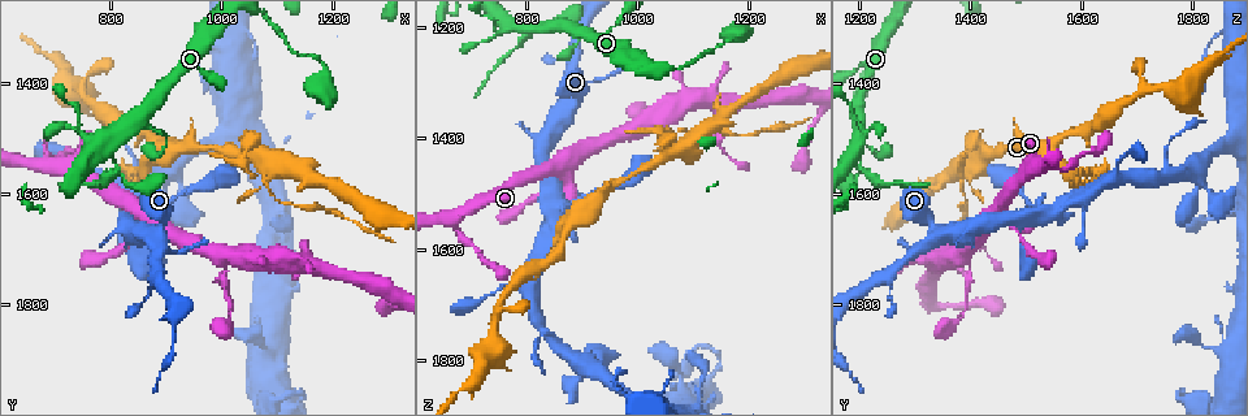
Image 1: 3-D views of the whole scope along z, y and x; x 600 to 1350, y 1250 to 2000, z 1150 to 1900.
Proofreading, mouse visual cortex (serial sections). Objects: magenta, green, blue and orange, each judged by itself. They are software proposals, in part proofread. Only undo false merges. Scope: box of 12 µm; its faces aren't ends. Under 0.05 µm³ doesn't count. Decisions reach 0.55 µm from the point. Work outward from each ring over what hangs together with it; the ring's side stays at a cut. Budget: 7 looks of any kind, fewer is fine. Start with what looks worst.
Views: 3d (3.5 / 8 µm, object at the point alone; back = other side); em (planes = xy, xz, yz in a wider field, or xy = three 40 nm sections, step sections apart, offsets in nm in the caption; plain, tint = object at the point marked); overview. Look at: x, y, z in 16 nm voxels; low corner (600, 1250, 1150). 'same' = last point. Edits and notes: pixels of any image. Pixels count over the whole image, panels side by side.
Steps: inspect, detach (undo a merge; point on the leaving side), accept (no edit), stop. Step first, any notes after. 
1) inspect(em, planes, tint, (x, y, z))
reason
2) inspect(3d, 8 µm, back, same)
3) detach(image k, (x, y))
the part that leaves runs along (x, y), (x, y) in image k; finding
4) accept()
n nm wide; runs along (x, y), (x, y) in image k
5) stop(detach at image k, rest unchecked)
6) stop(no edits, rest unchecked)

inspect(3d, 8 µm, (815, 1550, 1205))
three arms meet

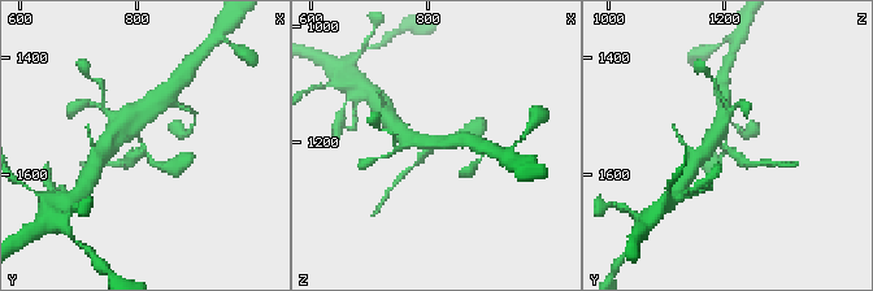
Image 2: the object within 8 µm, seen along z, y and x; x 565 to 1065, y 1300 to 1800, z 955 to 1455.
inspect(3d, 3.5 µm, (805, 1550, 1205))

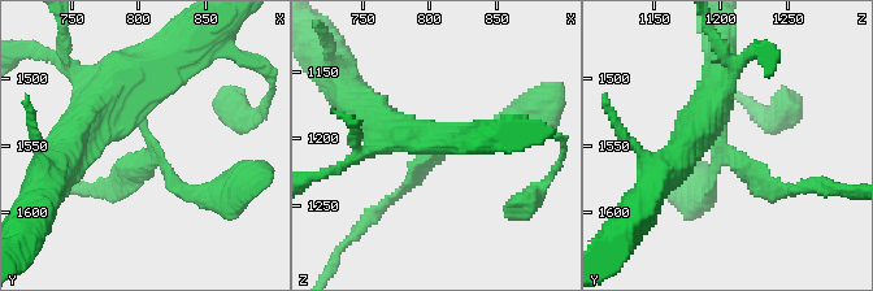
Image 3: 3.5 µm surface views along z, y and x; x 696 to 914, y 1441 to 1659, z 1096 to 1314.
inspect(em, xy, step 1, tint, (812, 1554, 1206))
3 arms; arms of 200, 200, 400 nm

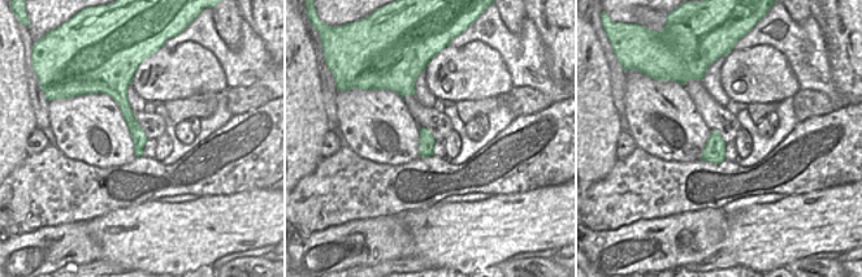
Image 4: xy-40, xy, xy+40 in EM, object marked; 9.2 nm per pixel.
accept()
runs along (719, 75), (725, 151), (702, 195) in image 3; all the same cell

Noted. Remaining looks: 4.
inspect(3d, 3.5 µm, (1050, 1520, 1430))
three-way junction

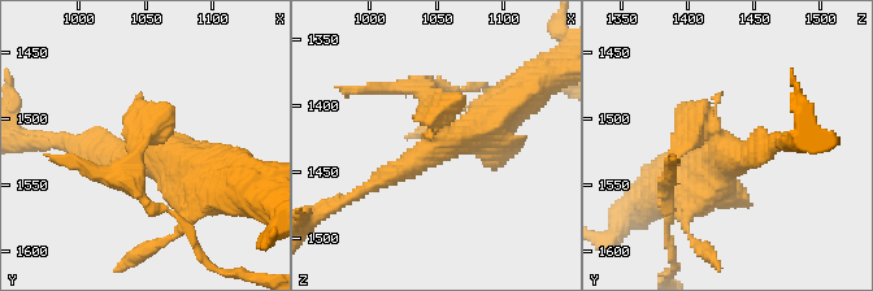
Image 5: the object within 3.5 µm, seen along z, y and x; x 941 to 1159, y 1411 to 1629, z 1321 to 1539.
inspect(em, xy, step 3, tint, (1050, 1520, 1428))

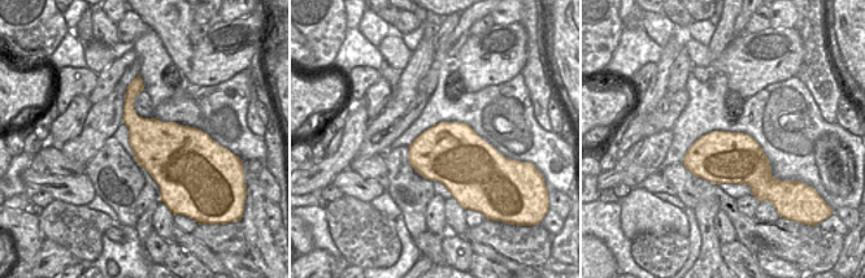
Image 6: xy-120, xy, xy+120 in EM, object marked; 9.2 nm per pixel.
accept()
runs along (366, 187), (506, 107) in image 5; all the same cell

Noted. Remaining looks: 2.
stop(no edits, rest unchecked)

